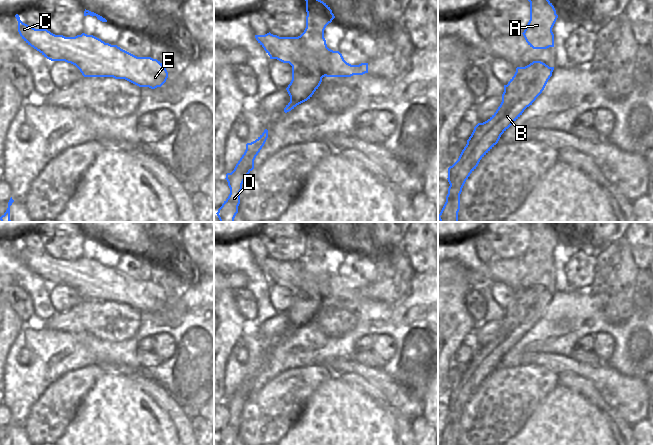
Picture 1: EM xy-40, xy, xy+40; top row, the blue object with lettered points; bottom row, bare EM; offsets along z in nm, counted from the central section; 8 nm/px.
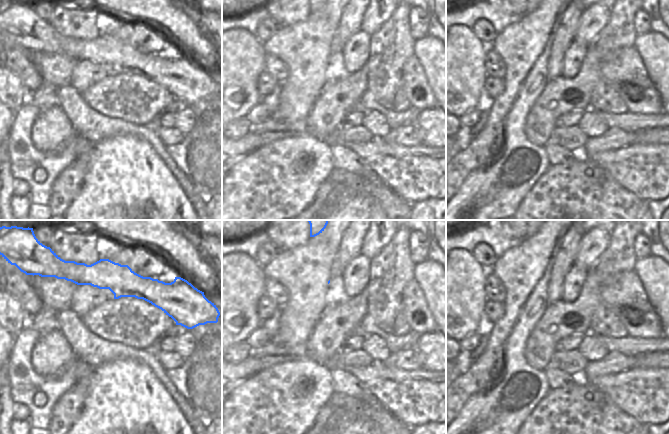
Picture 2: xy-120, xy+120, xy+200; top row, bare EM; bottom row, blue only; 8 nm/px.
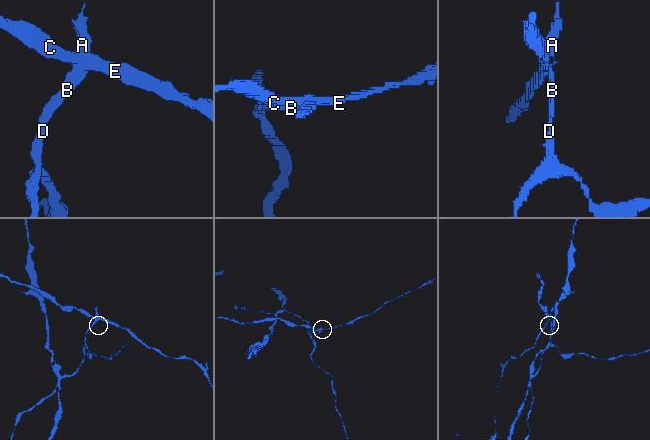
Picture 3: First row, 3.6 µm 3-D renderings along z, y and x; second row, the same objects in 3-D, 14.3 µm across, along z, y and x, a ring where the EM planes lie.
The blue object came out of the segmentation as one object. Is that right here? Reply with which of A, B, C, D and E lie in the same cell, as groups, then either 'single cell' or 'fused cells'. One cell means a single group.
groups A B D / C E; fused cells

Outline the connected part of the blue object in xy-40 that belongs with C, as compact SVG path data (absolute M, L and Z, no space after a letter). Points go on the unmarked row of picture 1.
M18 238L15 241L18 245L18 256L28 269L51 285L65 285L75 289L84 301L125 303L139 311L149 311L151 313L161 311L168 302L166 292L157 283L137 281L117 269L105 267L101 263L85 257L75 261L55 259L47 253L35 253L23 247Z

